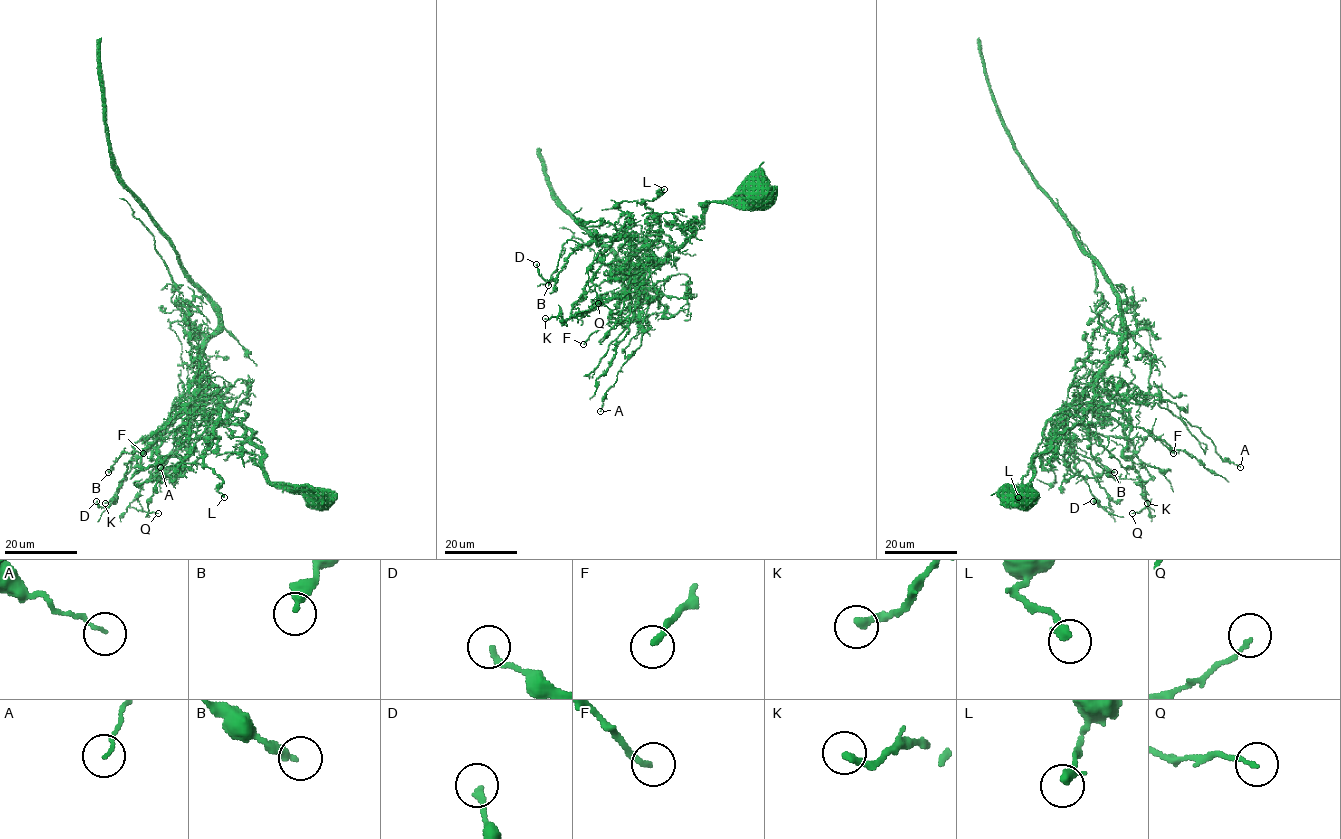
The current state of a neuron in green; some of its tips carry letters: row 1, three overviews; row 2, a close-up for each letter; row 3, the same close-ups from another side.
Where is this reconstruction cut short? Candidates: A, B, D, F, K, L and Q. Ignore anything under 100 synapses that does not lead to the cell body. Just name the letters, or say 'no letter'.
no letter

